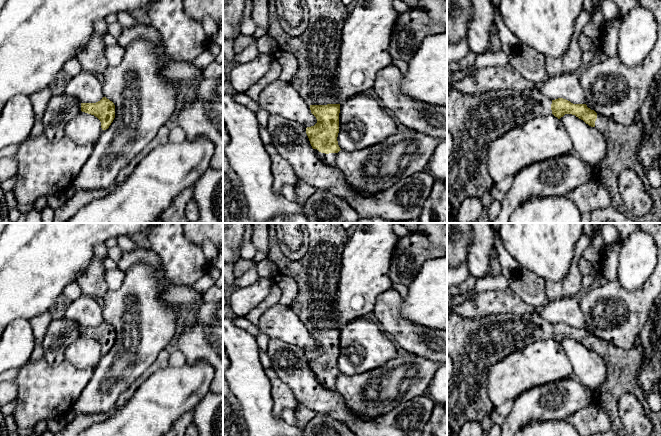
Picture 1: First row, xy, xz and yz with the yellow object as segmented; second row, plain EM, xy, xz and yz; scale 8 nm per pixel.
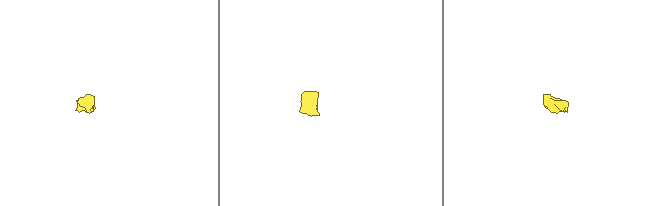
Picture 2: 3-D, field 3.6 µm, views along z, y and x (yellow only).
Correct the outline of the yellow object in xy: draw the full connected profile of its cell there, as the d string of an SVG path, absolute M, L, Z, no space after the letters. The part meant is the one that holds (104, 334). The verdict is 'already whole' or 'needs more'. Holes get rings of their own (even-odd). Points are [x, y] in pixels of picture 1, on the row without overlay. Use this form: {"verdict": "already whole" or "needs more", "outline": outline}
{"verdict": "already whole", "outline": "M106 321L96 327L81 327L81 335L97 341L102 354L108 353L115 342L115 329Z"}

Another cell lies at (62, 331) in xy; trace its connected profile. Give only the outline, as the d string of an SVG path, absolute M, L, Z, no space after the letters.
M63 316L53 319L42 341L43 357L50 366L65 361L66 346L81 336L81 326L73 319Z

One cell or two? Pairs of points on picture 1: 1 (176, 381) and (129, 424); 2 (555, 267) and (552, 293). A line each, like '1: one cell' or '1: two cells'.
1: one cell
2: two cells

